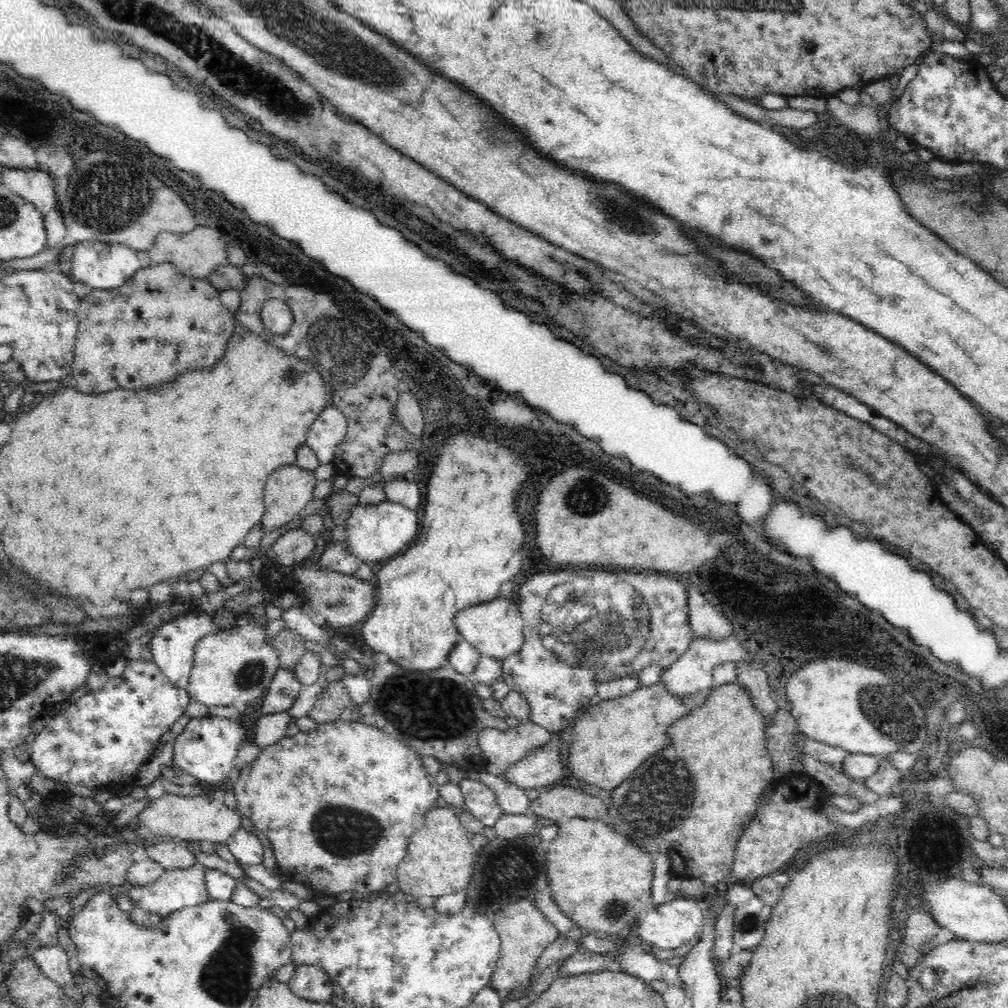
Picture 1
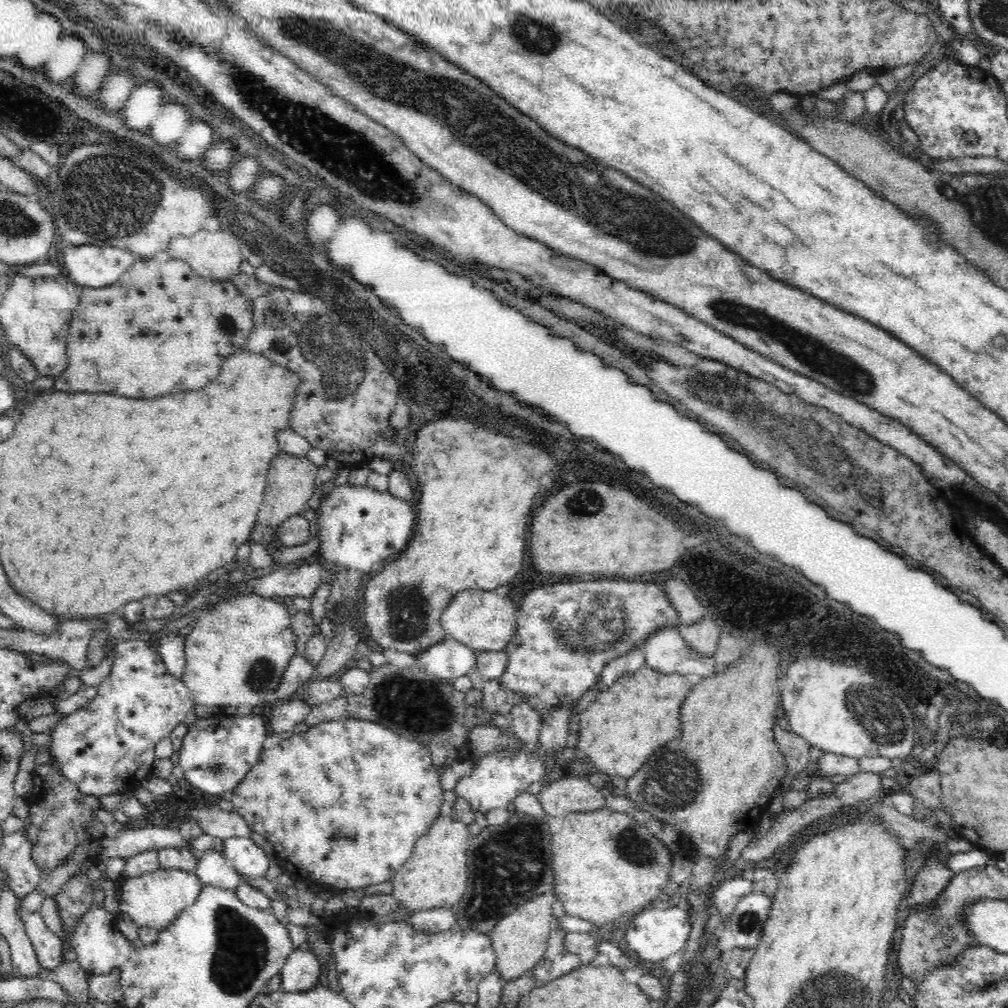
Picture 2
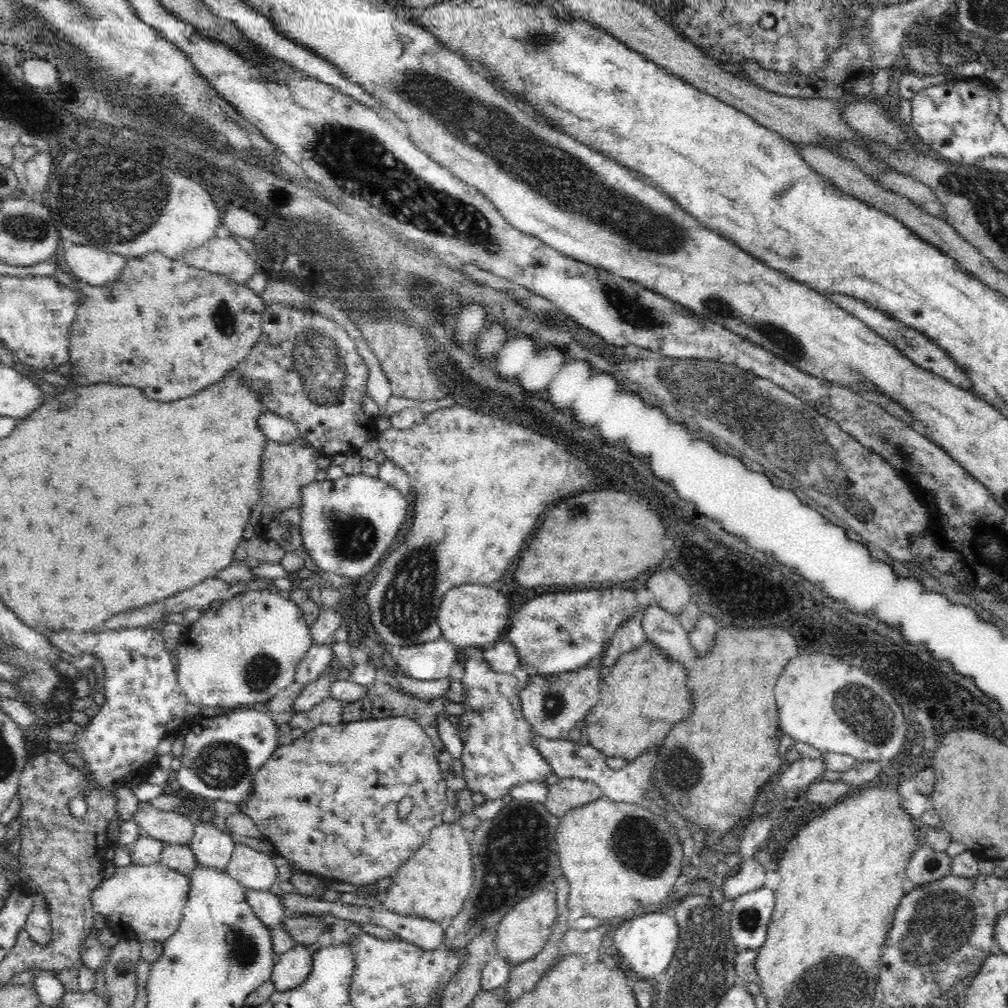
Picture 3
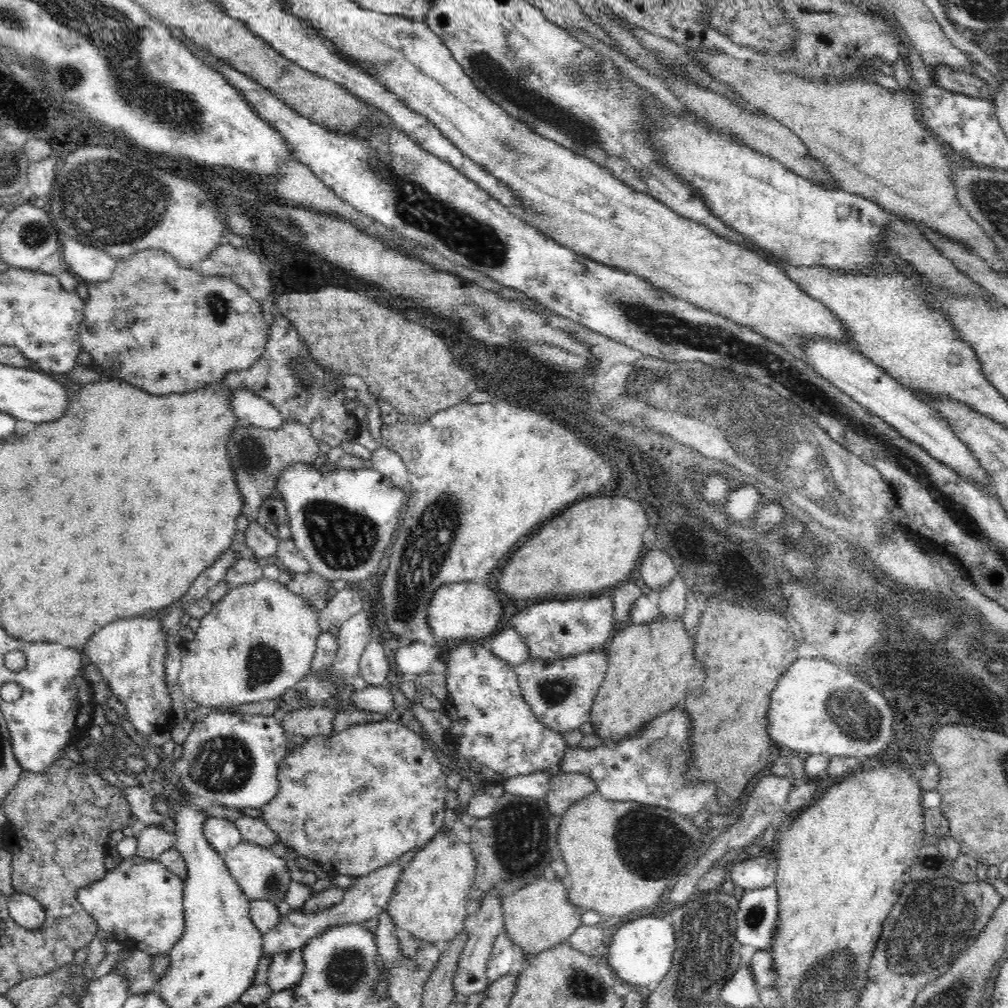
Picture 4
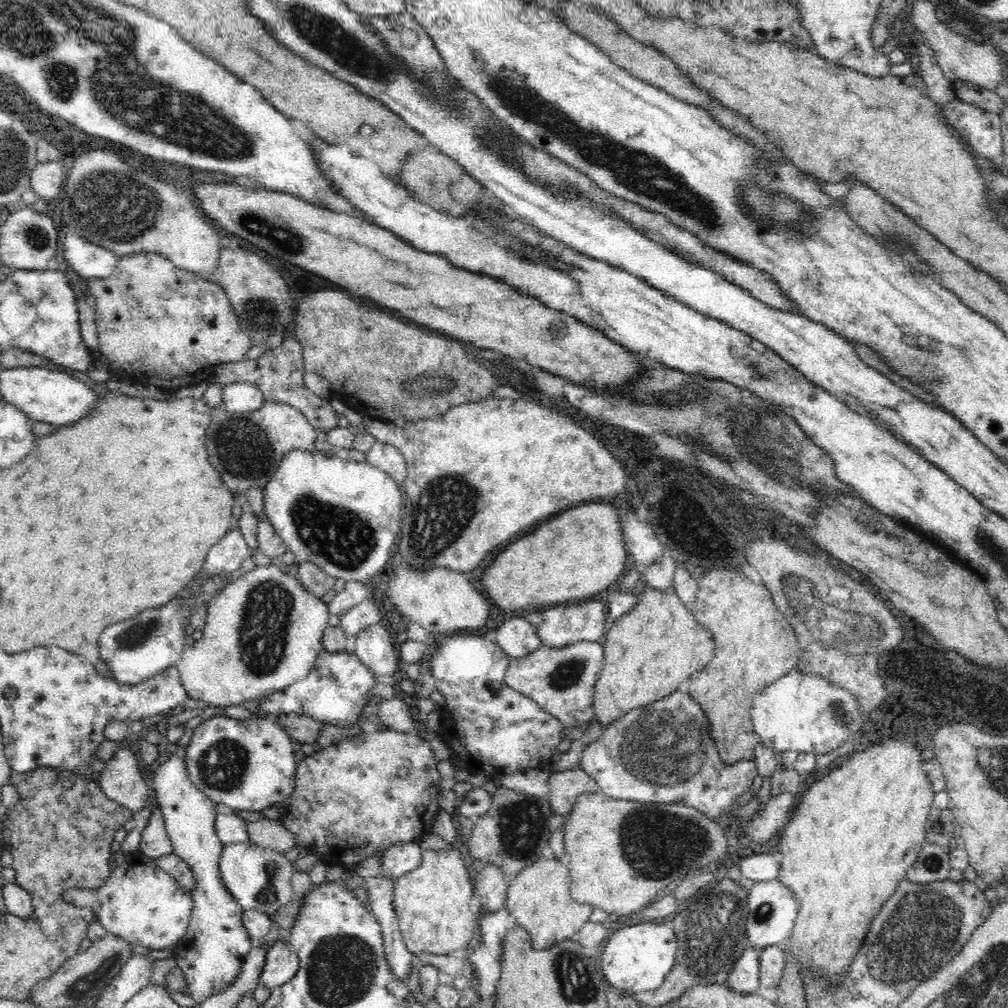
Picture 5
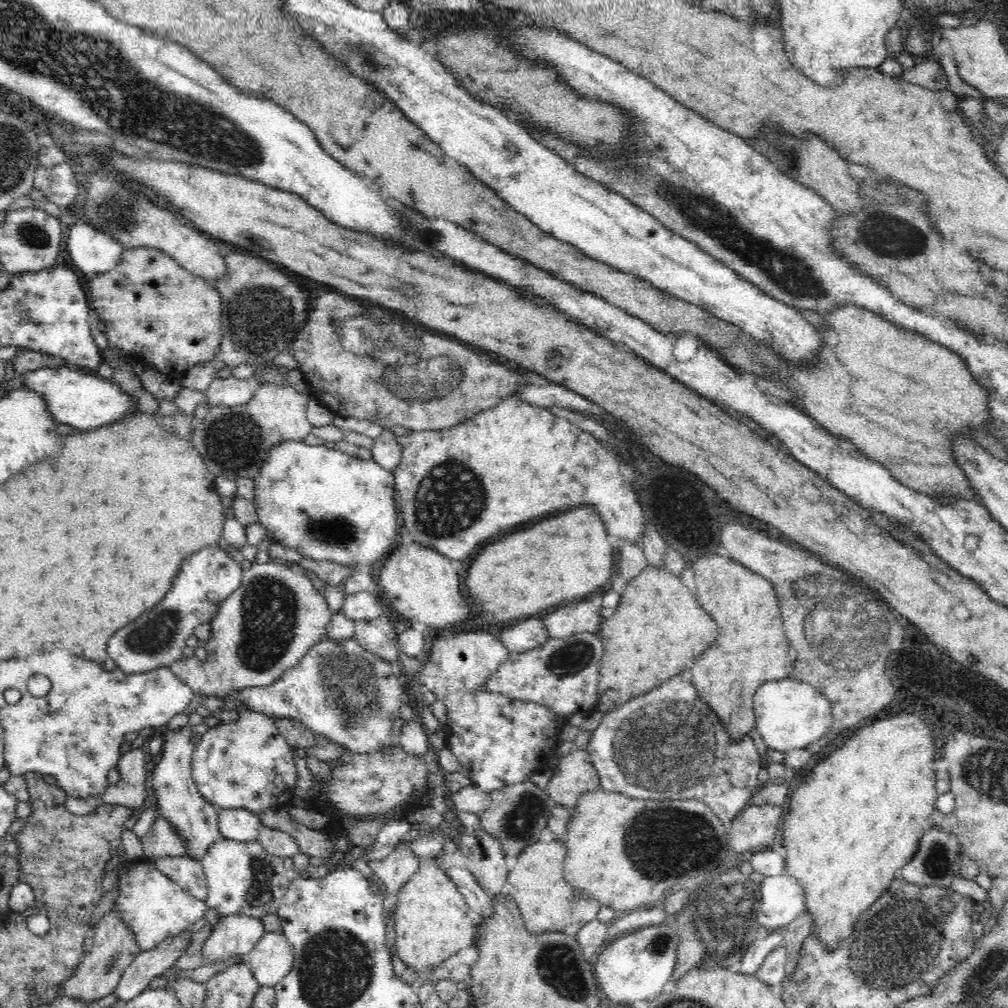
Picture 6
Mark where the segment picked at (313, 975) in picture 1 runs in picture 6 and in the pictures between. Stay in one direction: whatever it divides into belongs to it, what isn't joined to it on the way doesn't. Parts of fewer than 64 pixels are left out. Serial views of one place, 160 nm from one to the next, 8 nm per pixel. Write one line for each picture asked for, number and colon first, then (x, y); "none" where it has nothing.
2: (302, 970)
3: (293, 967)
4: (286, 968)
5: (281, 963)
6: (271, 959)

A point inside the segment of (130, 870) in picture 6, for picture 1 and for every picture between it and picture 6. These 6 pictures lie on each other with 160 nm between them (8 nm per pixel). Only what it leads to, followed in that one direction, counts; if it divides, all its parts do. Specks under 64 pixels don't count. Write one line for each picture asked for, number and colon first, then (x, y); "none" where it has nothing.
1: (178, 888)
2: (153, 900)
3: (141, 903)
4: (140, 903)
5: (141, 903)

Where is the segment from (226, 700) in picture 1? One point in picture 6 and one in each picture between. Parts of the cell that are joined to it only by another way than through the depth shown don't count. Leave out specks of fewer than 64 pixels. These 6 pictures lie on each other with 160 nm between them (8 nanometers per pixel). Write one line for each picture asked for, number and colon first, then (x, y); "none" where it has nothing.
2: (236, 653)
3: (248, 650)
4: (259, 640)
5: (264, 631)
6: (266, 626)

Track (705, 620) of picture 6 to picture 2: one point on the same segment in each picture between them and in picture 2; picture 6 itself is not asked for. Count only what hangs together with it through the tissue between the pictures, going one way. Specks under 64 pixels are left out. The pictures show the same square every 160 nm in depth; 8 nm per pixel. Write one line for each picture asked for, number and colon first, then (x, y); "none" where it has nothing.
2: (628, 721)
3: (645, 694)
4: (646, 662)
5: (651, 650)

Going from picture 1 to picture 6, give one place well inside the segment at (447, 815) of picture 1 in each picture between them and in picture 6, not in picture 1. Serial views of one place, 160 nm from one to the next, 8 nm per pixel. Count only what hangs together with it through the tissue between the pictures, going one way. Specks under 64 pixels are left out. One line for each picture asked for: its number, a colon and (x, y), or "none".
2: (436, 876)
3: (434, 883)
4: (429, 902)
5: (432, 902)
6: (431, 918)

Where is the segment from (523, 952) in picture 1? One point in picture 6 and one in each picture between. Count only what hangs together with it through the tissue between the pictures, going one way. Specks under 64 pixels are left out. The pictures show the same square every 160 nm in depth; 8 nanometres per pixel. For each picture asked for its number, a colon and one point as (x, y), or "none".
2: (520, 939)
3: (524, 930)
4: (539, 915)
5: (538, 897)
6: (547, 902)

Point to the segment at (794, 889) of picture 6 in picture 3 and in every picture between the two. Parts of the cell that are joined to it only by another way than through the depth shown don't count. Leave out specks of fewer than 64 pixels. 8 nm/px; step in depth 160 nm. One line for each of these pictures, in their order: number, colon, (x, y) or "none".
3: (750, 917)
4: (757, 919)
5: (772, 909)

